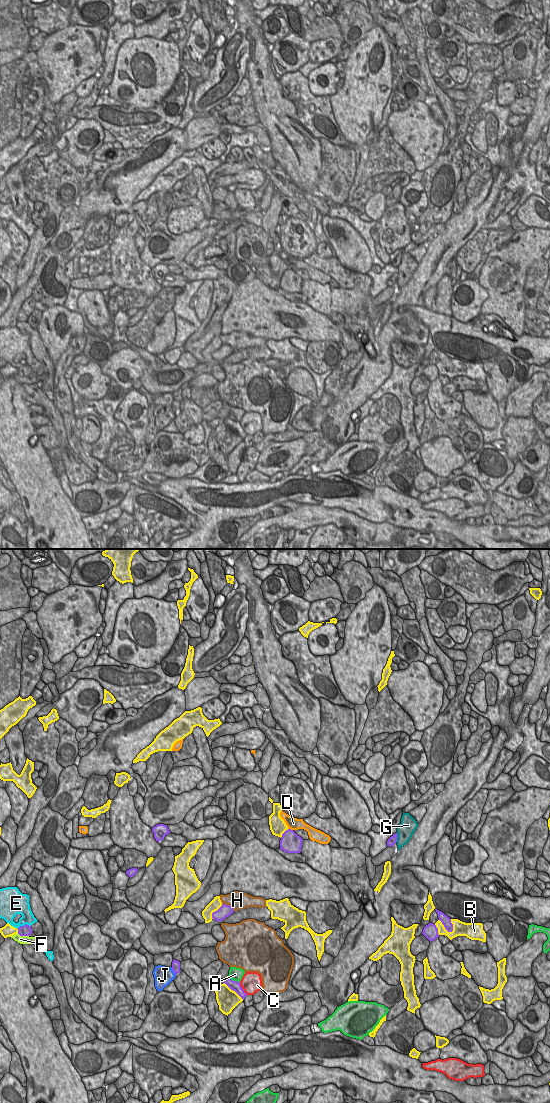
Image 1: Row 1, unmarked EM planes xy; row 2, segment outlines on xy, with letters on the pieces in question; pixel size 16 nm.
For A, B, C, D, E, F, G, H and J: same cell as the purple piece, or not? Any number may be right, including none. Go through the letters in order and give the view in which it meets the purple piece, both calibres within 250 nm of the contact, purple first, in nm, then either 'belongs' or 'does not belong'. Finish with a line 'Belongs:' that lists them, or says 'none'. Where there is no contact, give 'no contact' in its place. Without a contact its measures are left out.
A: contact in xy; calibres 160 and 220 nm; does not belong
B: contact in xy; calibres 160 and 240 nm; does not belong
C: contact in xy; calibres 160 and 340 nm; does not belong
D: contact in xy; calibres 340 and 190 nm; does not belong
E: contact in xy; calibres 180 and 200 nm; does not belong
F: contact in xy; calibres 180 and 130 nm; does not belong
G: contact in xy; calibres 140 and 280 nm; does not belong
H: contact in xy; calibres 200 and 300 nm; does not belong
J: contact in xy; calibres 130 and 300 nm; does not belong
Belongs: none

